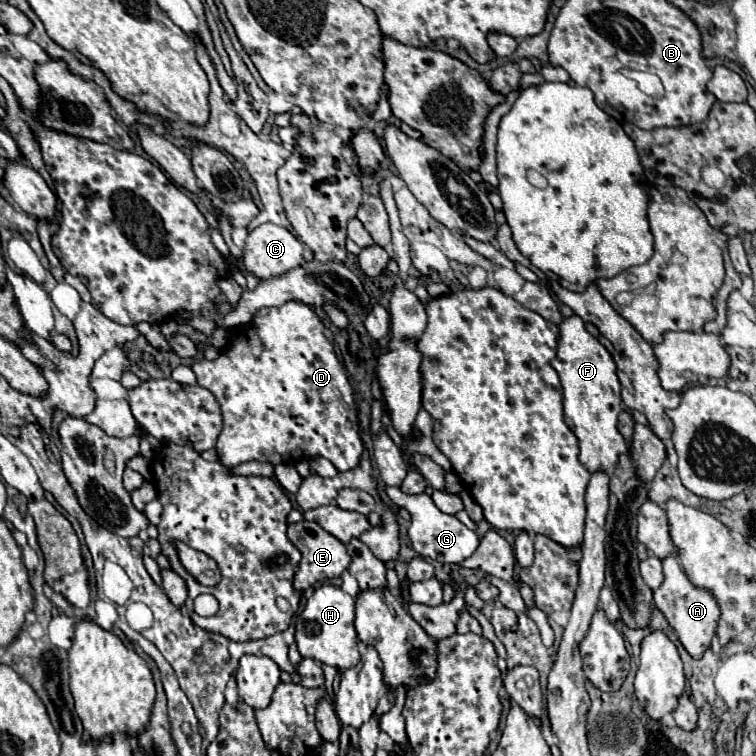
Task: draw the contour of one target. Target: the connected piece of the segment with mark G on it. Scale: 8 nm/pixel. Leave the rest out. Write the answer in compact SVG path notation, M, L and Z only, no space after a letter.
M386 488L386 492L394 504L398 504L400 508L410 512L412 524L408 528L408 536L410 536L410 542L412 542L412 548L416 550L416 554L430 558L430 560L438 560L442 564L460 564L462 560L472 556L474 550L478 548L476 532L468 530L456 516L442 514L434 506L434 502L428 494L406 494L400 488Z

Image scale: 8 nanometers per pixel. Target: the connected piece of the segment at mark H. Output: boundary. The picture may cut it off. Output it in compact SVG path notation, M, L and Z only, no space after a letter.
M332 584L316 588L296 618L296 644L302 658L318 660L338 668L340 672L356 666L360 660L360 650L354 630L354 600Z

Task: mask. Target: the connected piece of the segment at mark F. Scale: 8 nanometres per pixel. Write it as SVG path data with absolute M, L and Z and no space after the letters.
M580 316L564 318L558 326L558 354L552 368L558 372L564 388L564 418L580 444L580 462L590 474L616 468L620 454L626 452L626 440L618 432L618 414L622 412L620 382L610 352L586 330Z

